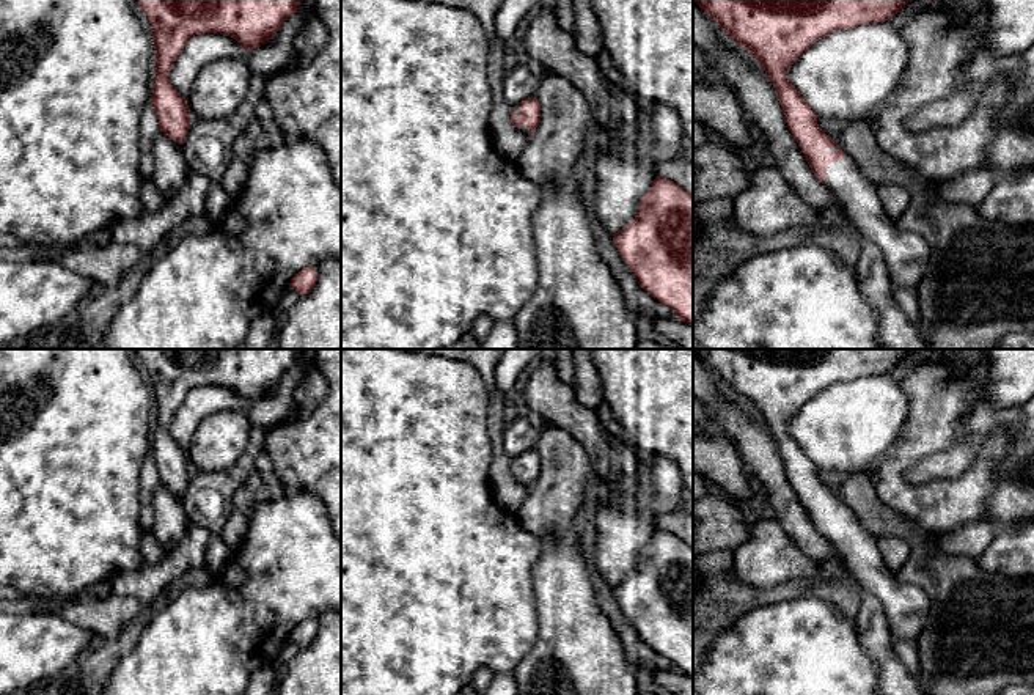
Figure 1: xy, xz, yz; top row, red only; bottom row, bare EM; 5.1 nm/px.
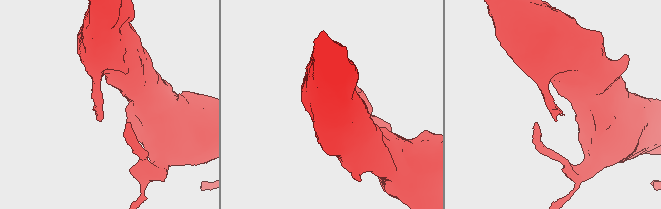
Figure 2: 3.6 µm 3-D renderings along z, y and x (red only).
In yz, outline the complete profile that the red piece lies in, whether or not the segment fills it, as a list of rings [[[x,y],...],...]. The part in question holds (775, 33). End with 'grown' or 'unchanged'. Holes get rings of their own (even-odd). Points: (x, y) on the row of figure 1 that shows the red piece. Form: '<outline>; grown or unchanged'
[[[695,0],[698,6],[765,71],[795,142],[816,178],[827,184],[853,225],[883,252],[889,281],[899,288],[918,286],[932,255],[926,237],[893,222],[874,186],[856,164],[817,124],[817,113],[789,80],[792,63],[823,36],[863,24],[883,24],[905,8],[908,0]]]; grown

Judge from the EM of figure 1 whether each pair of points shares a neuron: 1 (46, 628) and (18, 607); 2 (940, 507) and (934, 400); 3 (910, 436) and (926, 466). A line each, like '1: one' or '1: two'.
1: two
2: one
3: two

